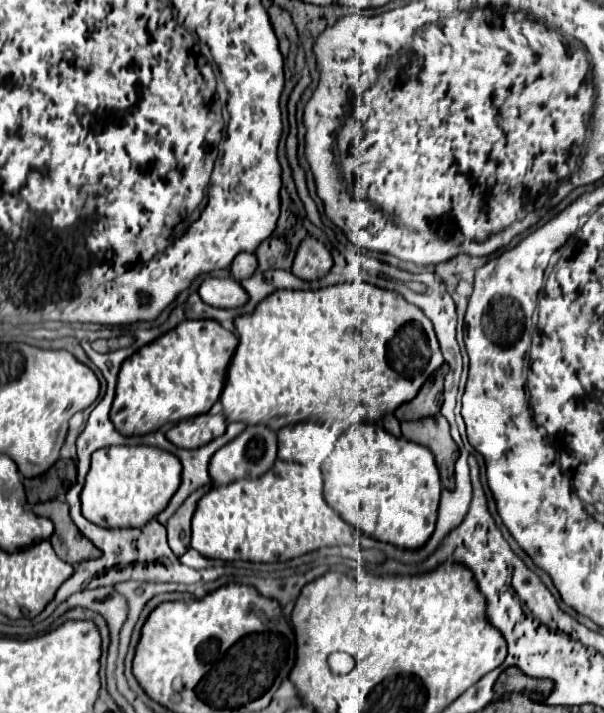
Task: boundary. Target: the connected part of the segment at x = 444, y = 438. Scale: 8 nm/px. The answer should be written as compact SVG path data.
M436 414L436 416L428 416L414 422L402 422L402 436L406 440L418 442L432 450L440 476L442 476L442 484L452 490L454 488L454 462L460 454L458 454L456 442L450 436L448 420L442 414Z

